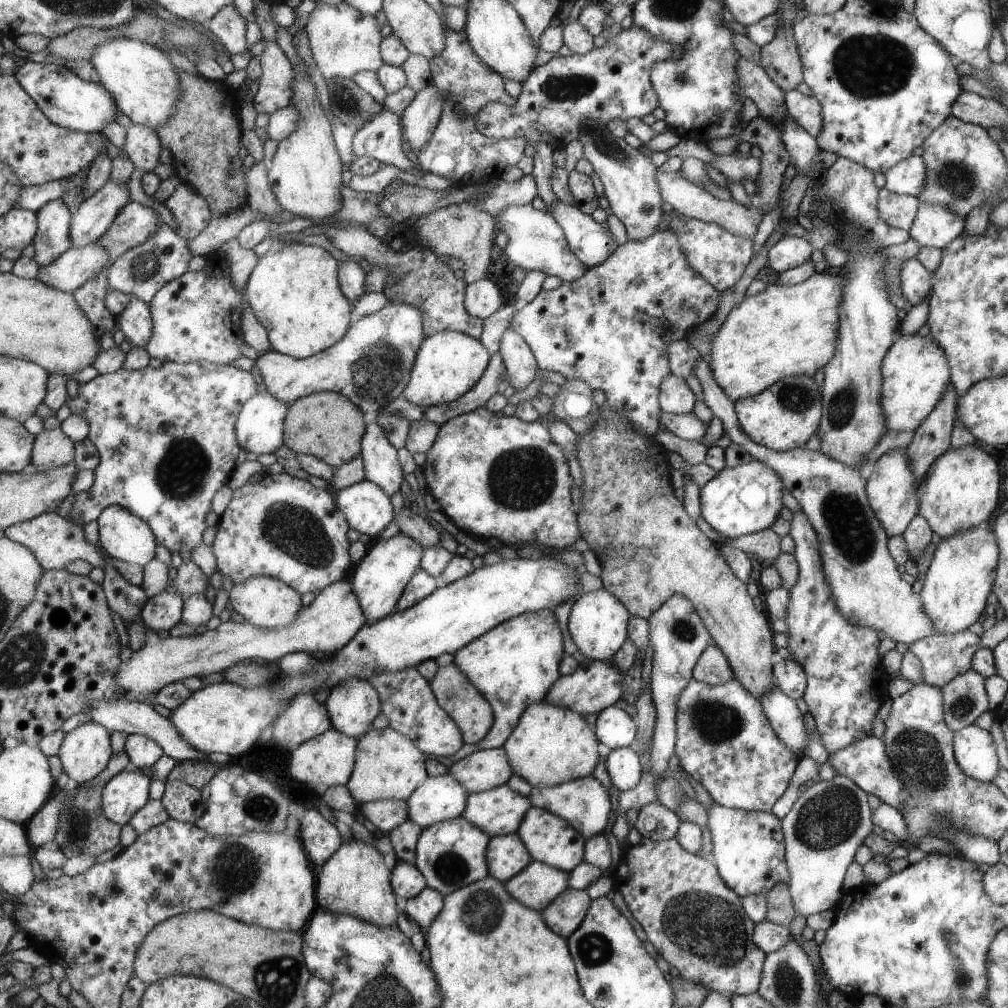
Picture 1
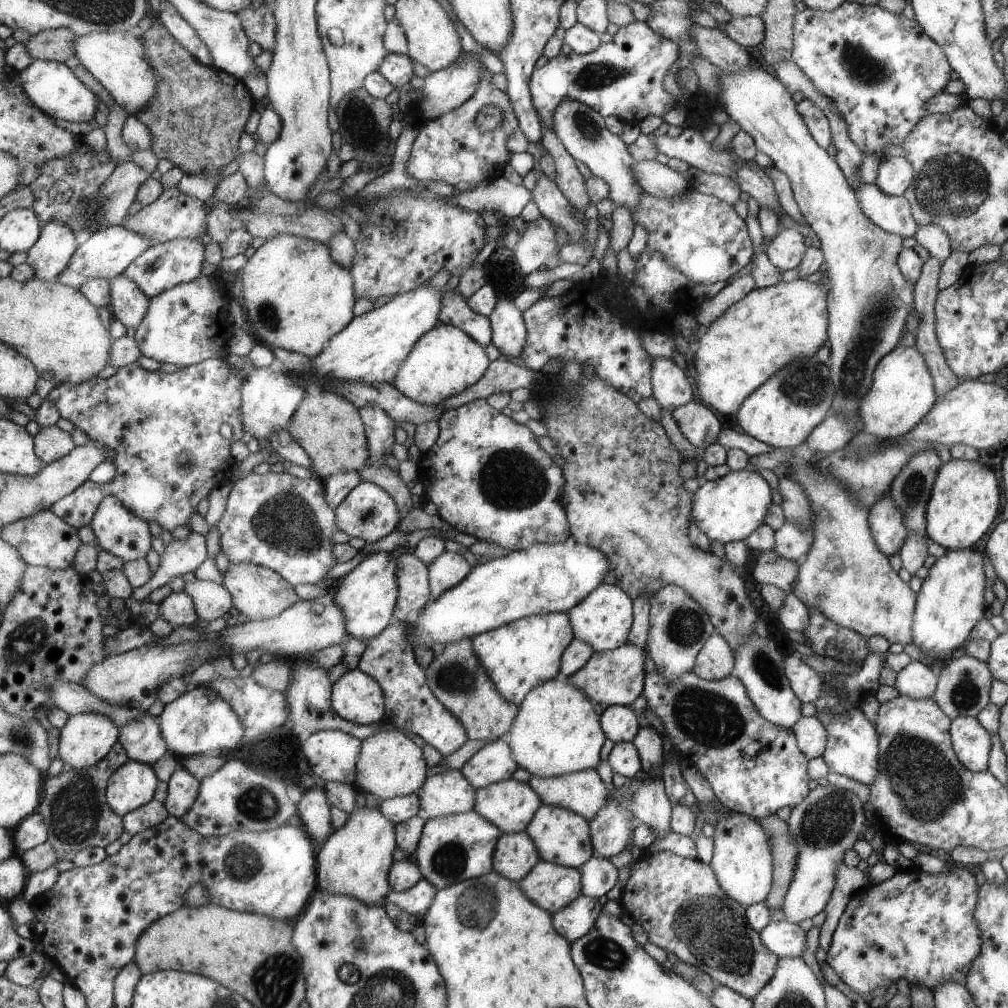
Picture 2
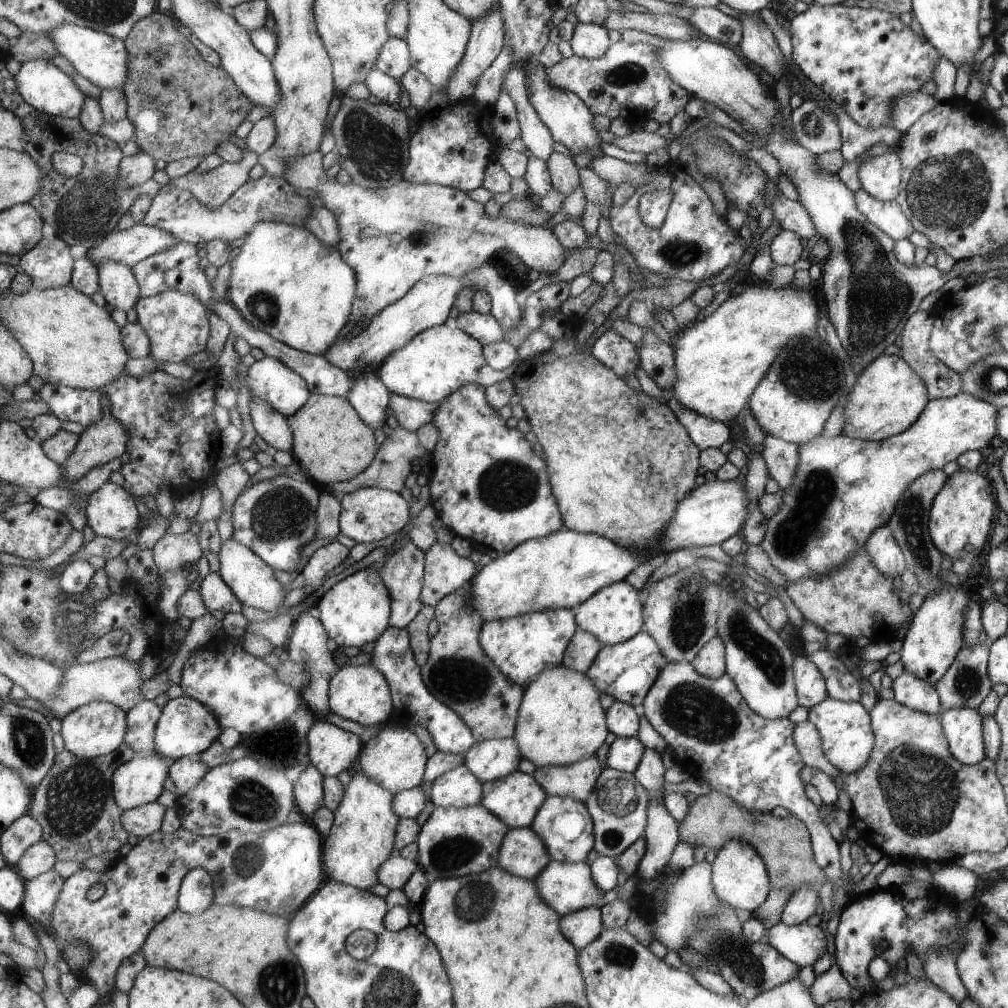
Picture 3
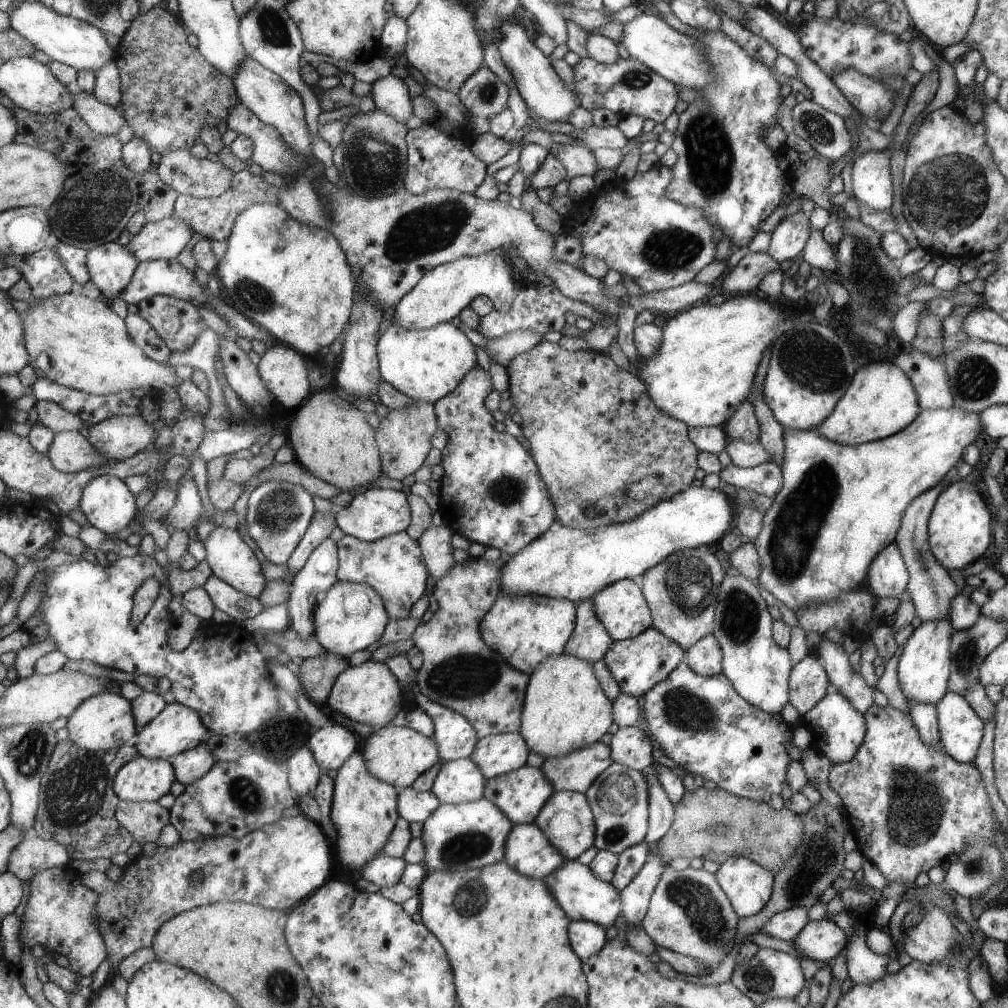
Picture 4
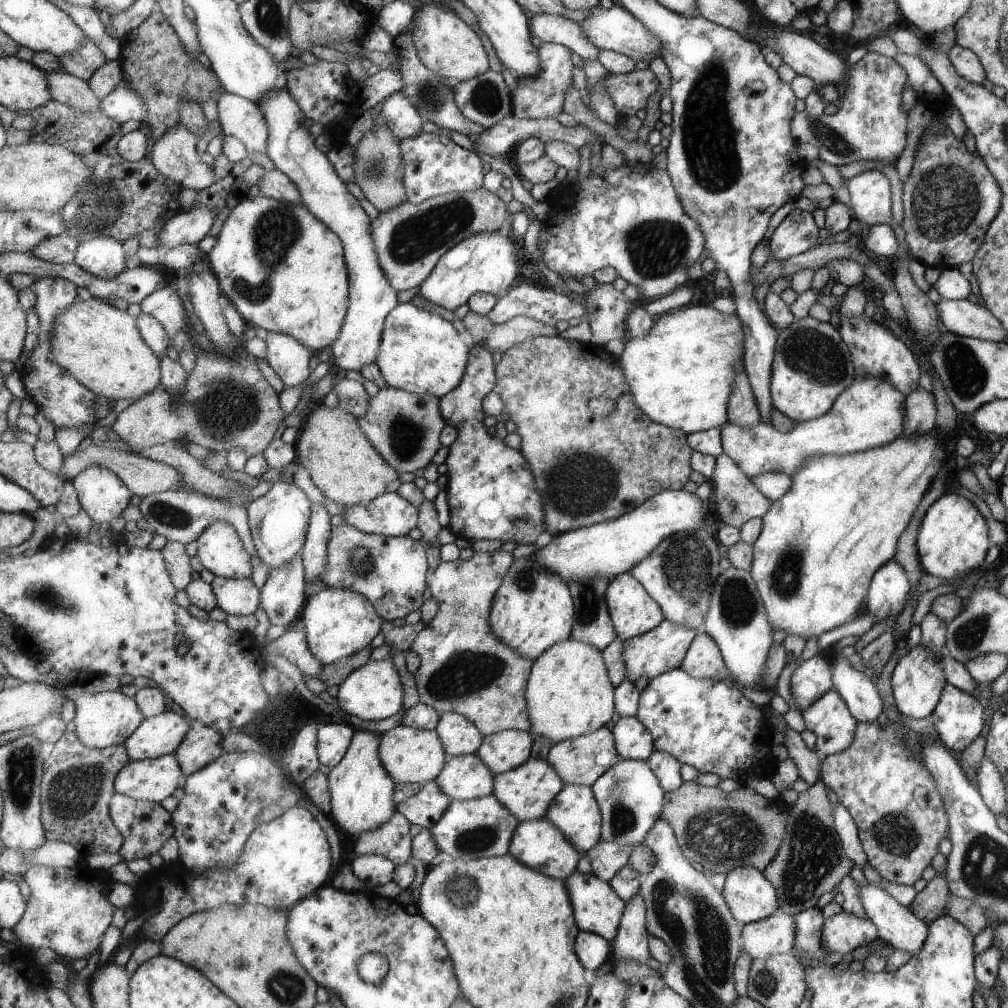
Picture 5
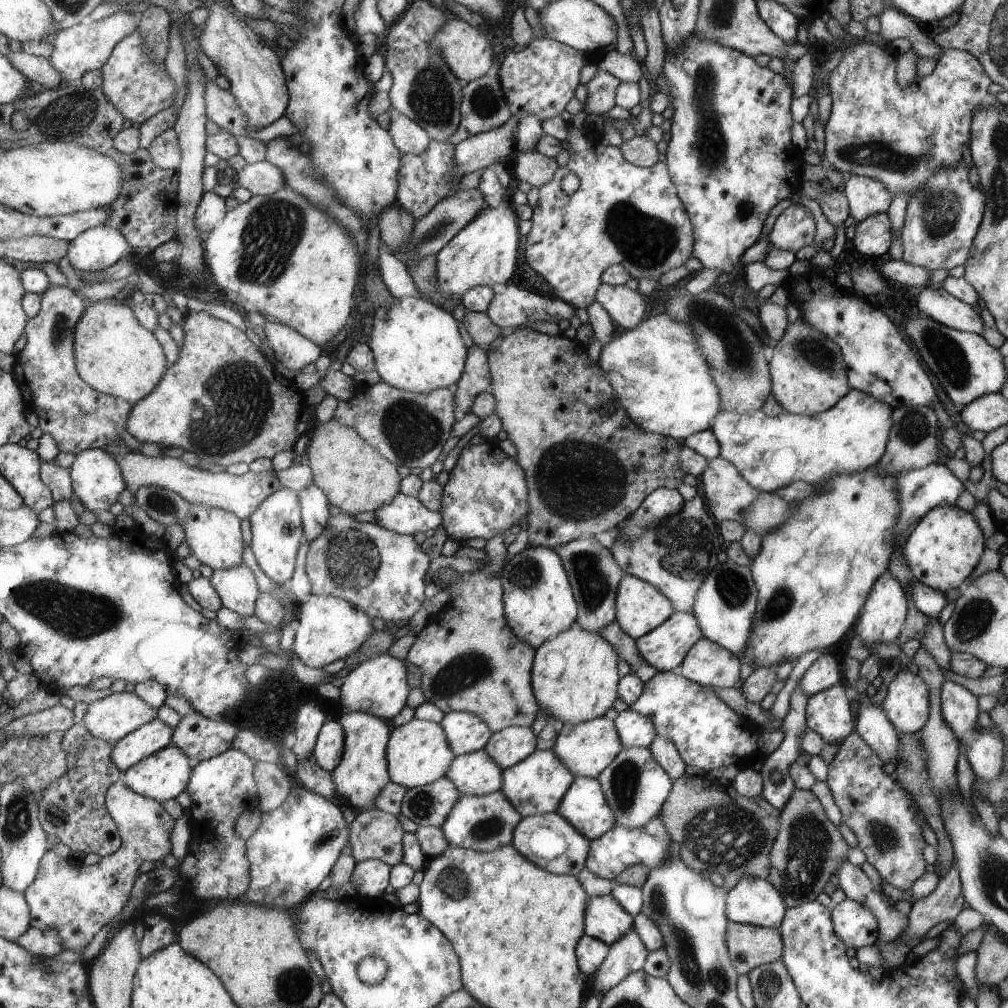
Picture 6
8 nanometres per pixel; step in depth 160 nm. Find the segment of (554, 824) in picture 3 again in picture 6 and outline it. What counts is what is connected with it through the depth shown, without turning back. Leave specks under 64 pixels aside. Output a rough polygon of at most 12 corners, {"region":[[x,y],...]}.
{"region":[[577,777],[556,813],[581,836],[615,824],[595,778]]}

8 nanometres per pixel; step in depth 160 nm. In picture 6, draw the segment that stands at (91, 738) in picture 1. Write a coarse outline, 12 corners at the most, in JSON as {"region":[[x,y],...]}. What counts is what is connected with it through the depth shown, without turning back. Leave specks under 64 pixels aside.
{"region":[[112,692],[88,706],[83,723],[117,744],[155,720],[136,692]]}

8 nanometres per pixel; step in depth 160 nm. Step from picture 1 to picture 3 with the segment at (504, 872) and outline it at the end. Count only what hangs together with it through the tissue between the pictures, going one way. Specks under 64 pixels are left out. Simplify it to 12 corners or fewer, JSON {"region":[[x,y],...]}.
{"region":[[531,826],[509,829],[496,860],[532,881],[549,862]]}

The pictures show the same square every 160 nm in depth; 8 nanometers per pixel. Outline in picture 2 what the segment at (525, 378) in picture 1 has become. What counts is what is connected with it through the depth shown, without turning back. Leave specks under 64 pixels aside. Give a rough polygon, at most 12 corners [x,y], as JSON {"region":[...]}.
{"region":[[497,298],[489,314],[493,343],[508,360],[526,339],[521,312]]}

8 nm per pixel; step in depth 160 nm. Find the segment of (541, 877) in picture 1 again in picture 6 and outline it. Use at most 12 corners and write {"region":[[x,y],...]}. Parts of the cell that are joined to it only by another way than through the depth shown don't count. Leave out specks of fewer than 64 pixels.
{"region":[[610,893],[589,897],[585,935],[612,945],[632,916]]}

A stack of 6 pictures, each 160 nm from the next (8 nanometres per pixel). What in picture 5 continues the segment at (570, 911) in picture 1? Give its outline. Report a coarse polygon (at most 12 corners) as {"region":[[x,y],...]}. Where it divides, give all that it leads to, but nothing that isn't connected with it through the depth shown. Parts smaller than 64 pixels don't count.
{"region":[[578,930],[576,957],[589,972],[610,955],[611,944]]}

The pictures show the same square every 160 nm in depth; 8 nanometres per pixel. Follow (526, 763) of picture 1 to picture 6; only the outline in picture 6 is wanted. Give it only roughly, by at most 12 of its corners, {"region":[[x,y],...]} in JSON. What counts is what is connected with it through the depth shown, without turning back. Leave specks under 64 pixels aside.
{"region":[[574,625],[540,644],[539,708],[563,724],[615,706],[617,656]]}

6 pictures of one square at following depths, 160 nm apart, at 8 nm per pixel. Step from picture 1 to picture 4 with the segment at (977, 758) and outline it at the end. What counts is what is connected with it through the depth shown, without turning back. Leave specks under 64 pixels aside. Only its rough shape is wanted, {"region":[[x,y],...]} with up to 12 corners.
{"region":[[963,696],[936,703],[938,744],[971,762],[983,721]]}

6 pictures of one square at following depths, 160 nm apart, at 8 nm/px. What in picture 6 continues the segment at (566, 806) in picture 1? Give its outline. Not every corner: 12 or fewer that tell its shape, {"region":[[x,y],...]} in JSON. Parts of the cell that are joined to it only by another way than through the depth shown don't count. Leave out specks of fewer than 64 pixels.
{"region":[[614,722],[563,724],[550,749],[574,778],[595,779],[623,746]]}

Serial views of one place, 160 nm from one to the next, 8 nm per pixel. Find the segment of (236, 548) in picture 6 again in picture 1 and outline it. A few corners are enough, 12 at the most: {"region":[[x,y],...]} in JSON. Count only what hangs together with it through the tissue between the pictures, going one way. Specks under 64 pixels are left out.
{"region":[[261,575],[229,599],[249,623],[288,627],[303,608],[297,589]]}

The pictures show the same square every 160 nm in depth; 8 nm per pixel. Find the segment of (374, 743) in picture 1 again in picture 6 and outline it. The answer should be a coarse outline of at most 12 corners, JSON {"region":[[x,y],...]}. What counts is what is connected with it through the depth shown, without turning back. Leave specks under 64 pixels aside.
{"region":[[441,723],[393,727],[390,777],[412,789],[445,777],[456,754]]}

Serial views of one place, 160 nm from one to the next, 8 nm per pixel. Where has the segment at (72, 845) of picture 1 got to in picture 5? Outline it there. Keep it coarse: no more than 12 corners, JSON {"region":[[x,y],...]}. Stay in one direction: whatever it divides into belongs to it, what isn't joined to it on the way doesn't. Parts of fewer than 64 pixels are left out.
{"region":[[65,733],[44,762],[45,838],[120,852],[111,816],[125,745]]}

